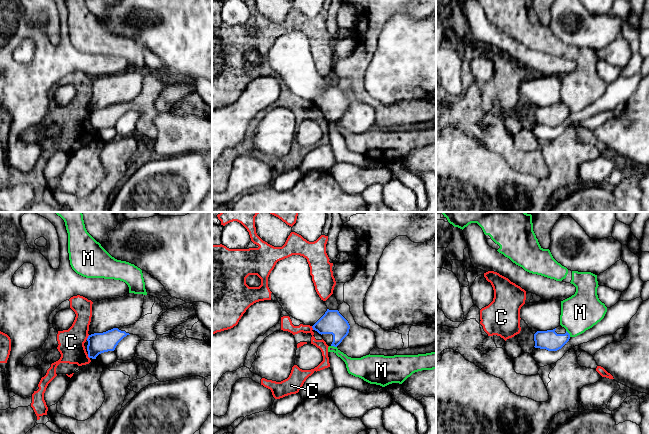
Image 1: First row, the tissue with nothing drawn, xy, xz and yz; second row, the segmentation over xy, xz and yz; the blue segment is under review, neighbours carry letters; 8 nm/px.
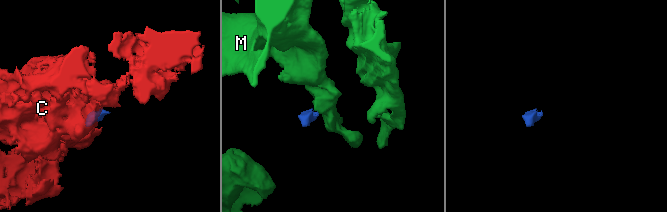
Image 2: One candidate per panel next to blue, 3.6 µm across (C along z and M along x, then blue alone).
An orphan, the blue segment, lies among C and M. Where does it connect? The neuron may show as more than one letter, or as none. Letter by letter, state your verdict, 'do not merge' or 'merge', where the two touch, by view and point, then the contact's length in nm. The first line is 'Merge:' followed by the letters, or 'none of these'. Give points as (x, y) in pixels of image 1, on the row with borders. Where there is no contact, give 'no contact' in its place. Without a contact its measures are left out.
Merge: none of these
C: do not merge; meets blue in xy at (88, 337); contact 50 nm long
M: do not merge; meets blue in yz at (568, 333); contact 70 nm long

